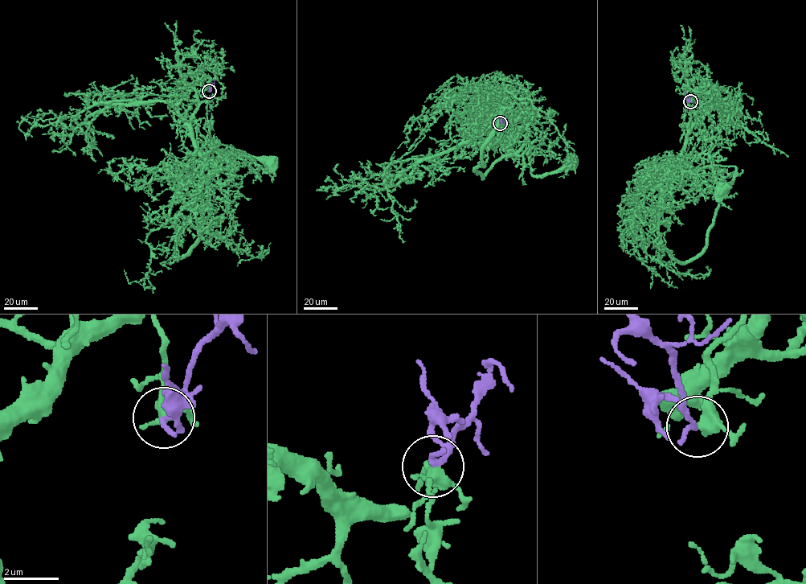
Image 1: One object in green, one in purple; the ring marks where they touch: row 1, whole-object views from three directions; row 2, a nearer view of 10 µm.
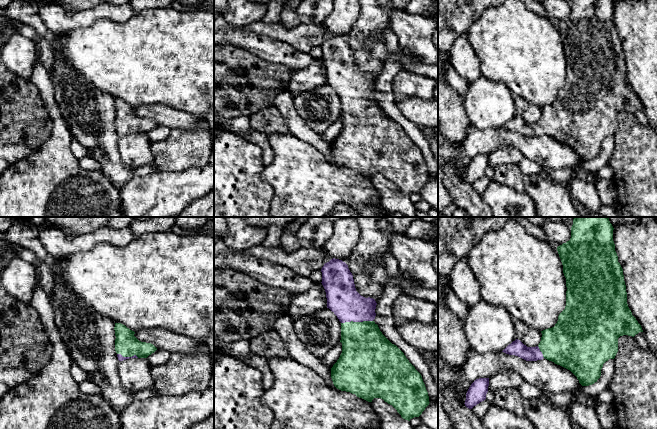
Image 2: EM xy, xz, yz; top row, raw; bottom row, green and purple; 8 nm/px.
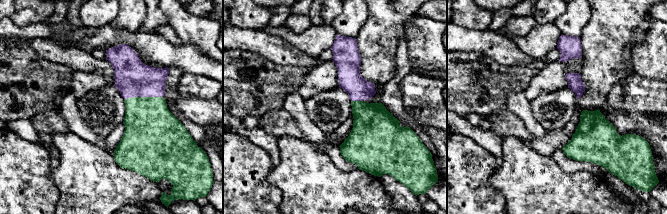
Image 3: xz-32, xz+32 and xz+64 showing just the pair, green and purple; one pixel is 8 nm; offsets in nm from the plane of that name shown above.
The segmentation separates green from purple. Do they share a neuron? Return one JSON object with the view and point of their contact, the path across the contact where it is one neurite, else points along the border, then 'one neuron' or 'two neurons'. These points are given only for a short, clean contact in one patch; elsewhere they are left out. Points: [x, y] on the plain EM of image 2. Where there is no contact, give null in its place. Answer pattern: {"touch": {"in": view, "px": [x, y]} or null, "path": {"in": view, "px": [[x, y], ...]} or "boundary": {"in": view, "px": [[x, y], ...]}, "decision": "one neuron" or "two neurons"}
{"touch": {"in": "xz", "px": [356, 98]}, "path": {"in": "xz", "px": [[366, 127], [356, 98], [356, 89], [348, 81]]}, "decision": "one neuron"}

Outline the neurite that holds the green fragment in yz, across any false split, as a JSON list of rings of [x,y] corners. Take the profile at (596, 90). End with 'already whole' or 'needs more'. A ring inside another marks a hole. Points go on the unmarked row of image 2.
[[[573,0],[571,14],[557,23],[566,54],[566,82],[554,103],[541,107],[538,122],[527,123],[516,115],[502,128],[526,137],[543,134],[570,146],[582,162],[597,158],[603,140],[614,135],[618,114],[643,108],[627,80],[623,45],[618,38],[612,0]]]; needs more

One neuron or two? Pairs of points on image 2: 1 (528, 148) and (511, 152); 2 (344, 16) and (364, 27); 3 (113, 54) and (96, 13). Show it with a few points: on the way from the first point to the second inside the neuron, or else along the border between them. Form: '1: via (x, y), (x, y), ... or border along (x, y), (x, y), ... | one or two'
1: border along (494, 150), (514, 146), (524, 156) | two
2: border along (360, 10), (358, 19), (348, 32) | two
3: border along (121, 22), (97, 19), (91, 24), (77, 29) | two

